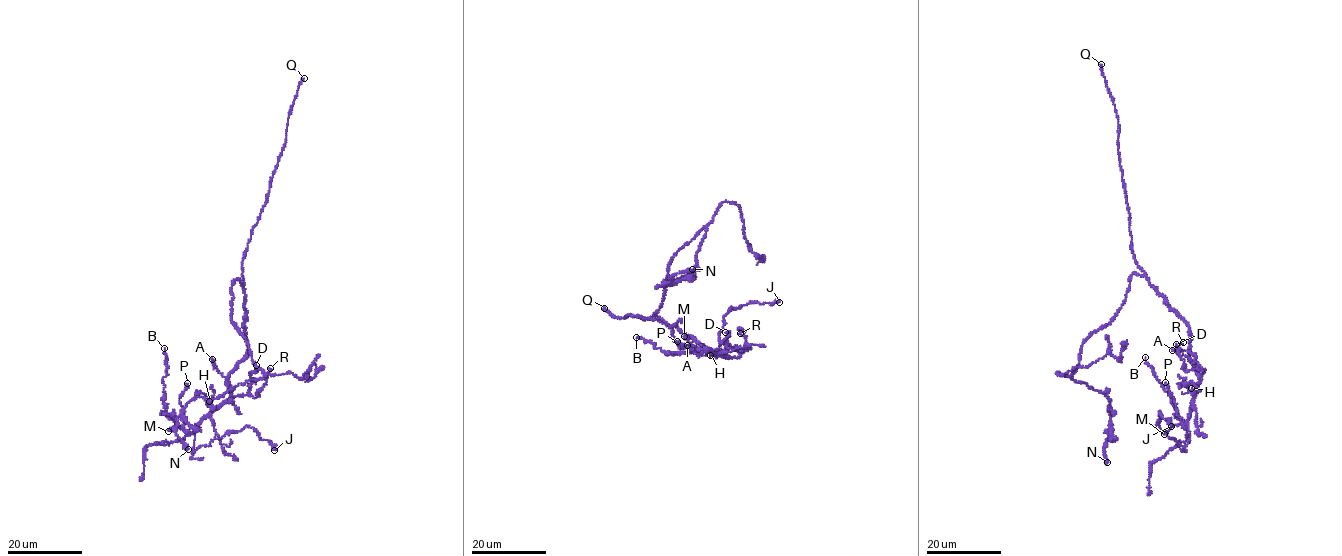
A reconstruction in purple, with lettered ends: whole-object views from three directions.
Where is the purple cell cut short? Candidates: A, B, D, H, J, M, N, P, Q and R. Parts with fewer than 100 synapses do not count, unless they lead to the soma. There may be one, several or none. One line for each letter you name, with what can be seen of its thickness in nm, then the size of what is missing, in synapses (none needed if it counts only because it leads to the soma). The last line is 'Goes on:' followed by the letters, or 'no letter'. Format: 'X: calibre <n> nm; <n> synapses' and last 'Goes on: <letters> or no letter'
Q: calibre 220 nm
Goes on: Q

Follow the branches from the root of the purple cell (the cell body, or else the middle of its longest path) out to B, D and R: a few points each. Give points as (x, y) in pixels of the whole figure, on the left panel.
B: (243, 288), (246, 356), (229, 375), (229, 398), (191, 432), (178, 426), (166, 411), (164, 348)
D: (243, 288), (246, 356), (229, 375), (232, 397), (248, 394), (251, 379), (249, 372), (256, 370), (256, 365)
R: (243, 288), (246, 356), (229, 375), (232, 397), (259, 395), (270, 368)

